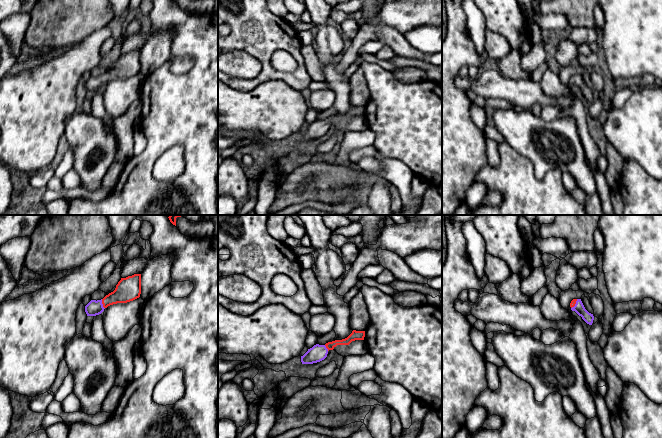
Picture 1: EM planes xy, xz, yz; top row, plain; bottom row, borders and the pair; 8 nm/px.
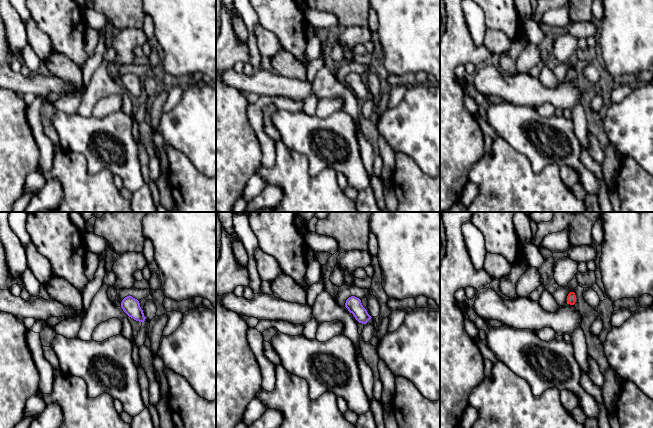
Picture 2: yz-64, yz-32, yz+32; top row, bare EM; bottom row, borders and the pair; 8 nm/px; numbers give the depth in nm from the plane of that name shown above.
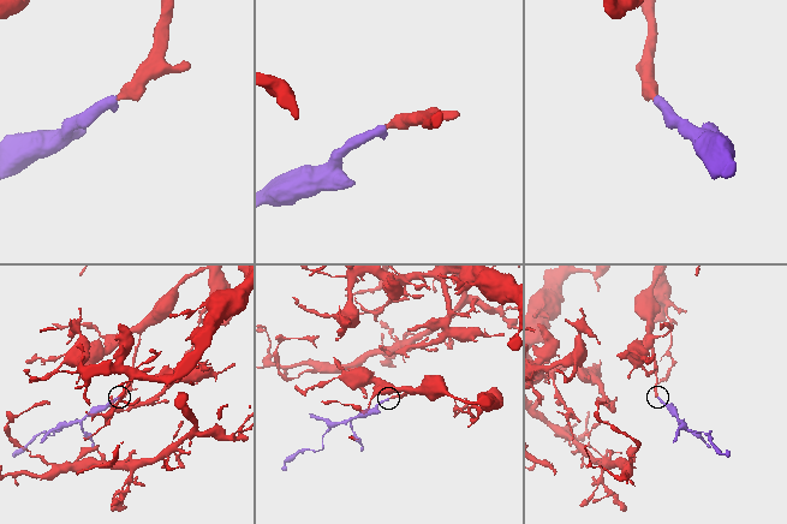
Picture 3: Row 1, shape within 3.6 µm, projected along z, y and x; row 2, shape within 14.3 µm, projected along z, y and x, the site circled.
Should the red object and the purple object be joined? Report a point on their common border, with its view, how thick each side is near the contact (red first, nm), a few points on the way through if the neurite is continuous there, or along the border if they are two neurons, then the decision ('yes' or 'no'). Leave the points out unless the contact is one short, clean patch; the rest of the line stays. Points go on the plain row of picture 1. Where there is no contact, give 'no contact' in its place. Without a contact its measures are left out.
xy (102, 79) | 190/120 nm | across xy (128, 65), (122, 70), (102, 79), (93, 84) | yes

